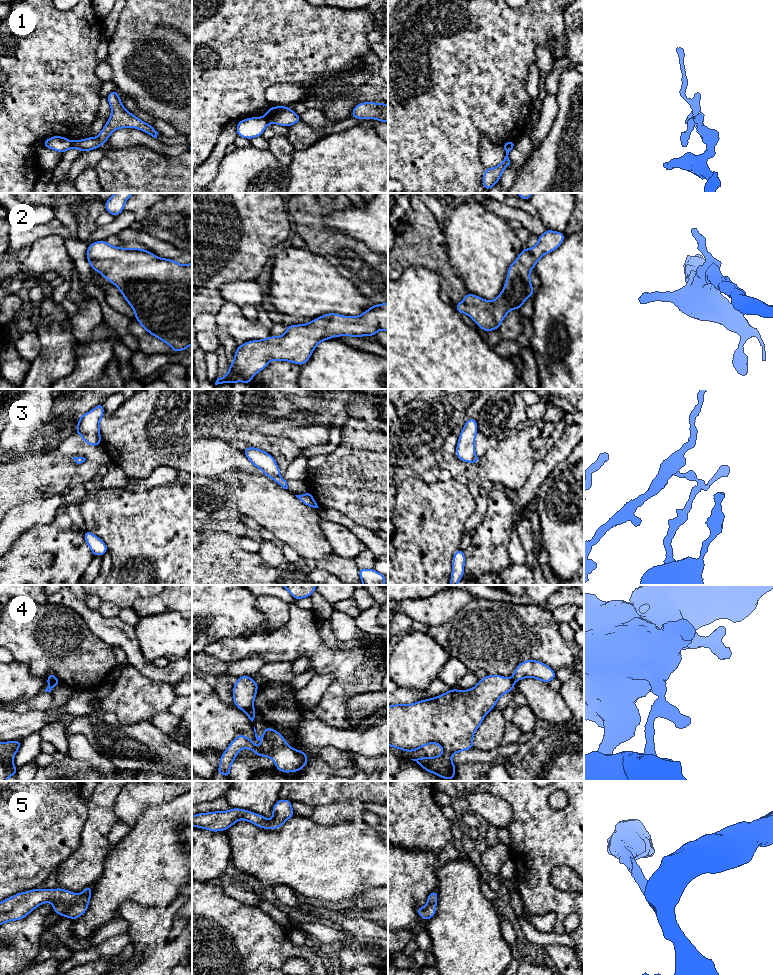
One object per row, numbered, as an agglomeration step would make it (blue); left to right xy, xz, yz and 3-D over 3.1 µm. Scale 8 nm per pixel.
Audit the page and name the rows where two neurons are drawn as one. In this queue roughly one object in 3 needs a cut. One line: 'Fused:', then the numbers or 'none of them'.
Fused: 1, 3, 4

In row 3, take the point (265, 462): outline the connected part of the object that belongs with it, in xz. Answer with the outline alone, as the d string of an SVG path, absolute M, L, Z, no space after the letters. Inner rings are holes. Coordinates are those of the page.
M247 447L243 450L249 461L261 470L267 477L273 478L280 476L280 468L274 457L262 449Z

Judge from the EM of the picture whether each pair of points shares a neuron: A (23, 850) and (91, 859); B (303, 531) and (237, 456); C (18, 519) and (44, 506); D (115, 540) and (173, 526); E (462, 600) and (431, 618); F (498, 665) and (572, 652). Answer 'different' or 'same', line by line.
A: different
B: different
C: same
D: same
E: same
F: same

